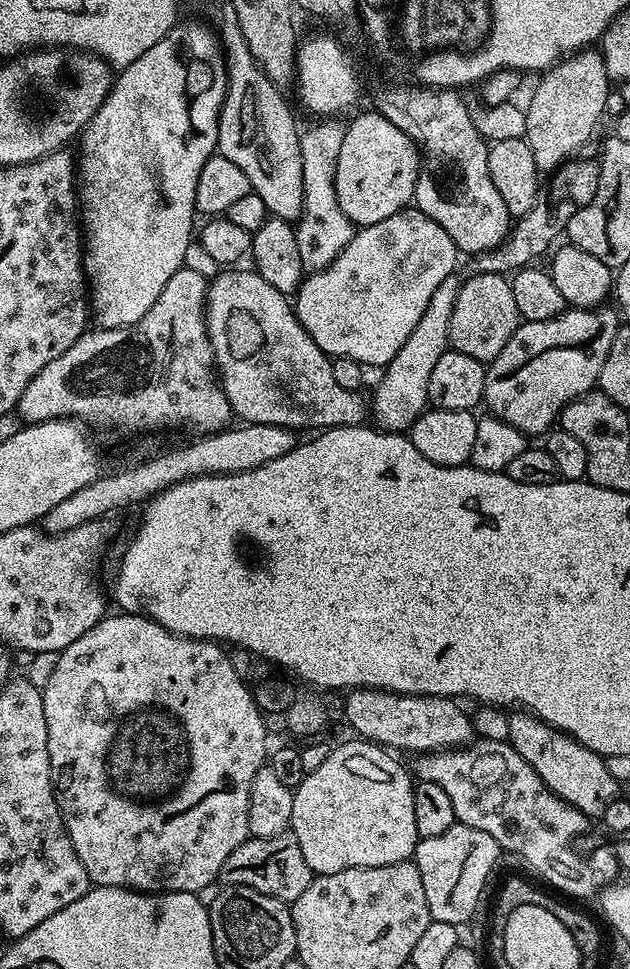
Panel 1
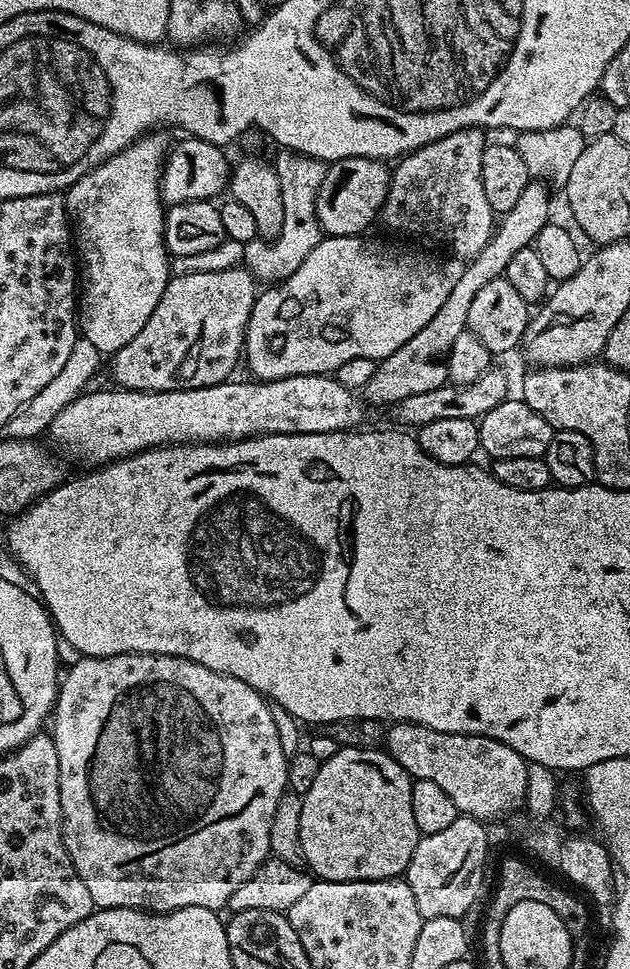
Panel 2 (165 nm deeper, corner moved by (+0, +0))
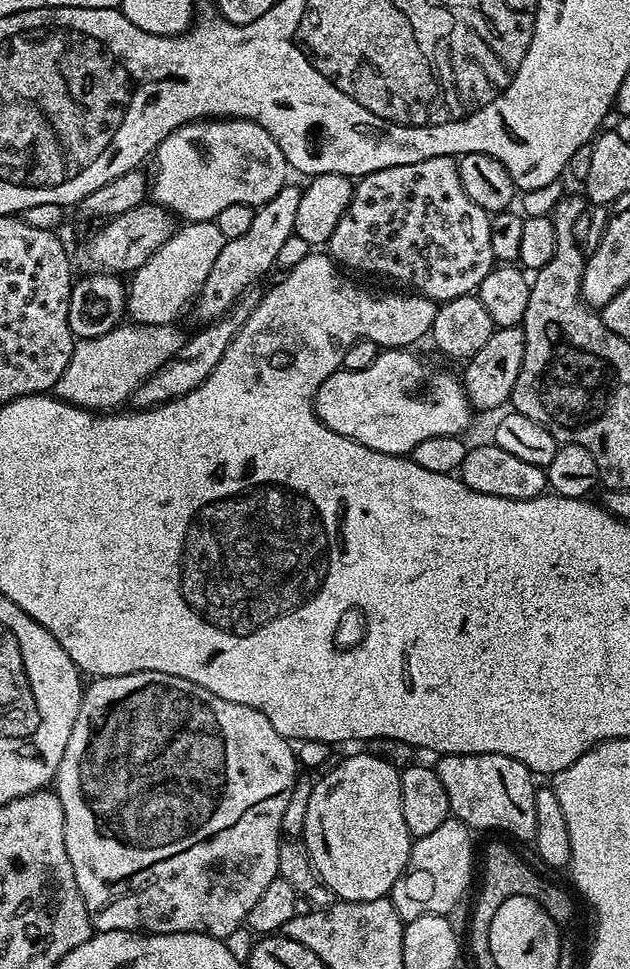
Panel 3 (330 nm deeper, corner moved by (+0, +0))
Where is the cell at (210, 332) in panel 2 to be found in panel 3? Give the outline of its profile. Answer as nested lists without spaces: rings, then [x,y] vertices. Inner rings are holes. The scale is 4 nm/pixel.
[[[298,183],[285,184],[270,202],[259,205],[254,214],[254,226],[241,234],[239,238],[225,240],[222,246],[222,254],[218,254],[218,262],[214,262],[206,282],[202,286],[199,296],[194,301],[196,316],[200,322],[213,322],[227,314],[232,305],[253,287],[252,284],[259,276],[267,274],[271,268],[277,267],[279,251],[285,245],[286,240],[296,231],[296,219],[298,218],[298,202],[302,202],[302,188]]]

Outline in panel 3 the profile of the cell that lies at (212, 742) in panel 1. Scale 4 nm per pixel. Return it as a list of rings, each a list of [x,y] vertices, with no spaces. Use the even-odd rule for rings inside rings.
[[[135,672],[121,676],[98,676],[91,681],[92,685],[84,688],[84,697],[78,710],[78,718],[74,722],[74,730],[70,730],[70,742],[66,742],[66,754],[62,754],[62,762],[56,771],[54,791],[62,802],[64,811],[64,829],[66,830],[66,854],[70,854],[70,866],[74,866],[74,878],[78,882],[78,890],[82,894],[88,917],[92,919],[92,927],[96,932],[122,930],[123,932],[157,932],[158,934],[174,934],[175,932],[197,932],[207,936],[229,938],[247,921],[250,910],[254,910],[254,902],[262,898],[266,886],[279,877],[278,854],[282,843],[282,813],[290,802],[290,794],[294,790],[294,782],[298,775],[296,753],[293,745],[274,726],[270,726],[270,718],[250,706],[242,706],[242,702],[226,702],[226,698],[218,698],[218,694],[210,694],[206,686],[198,686],[198,682],[186,682],[186,678],[174,678],[174,674],[161,672]]]

